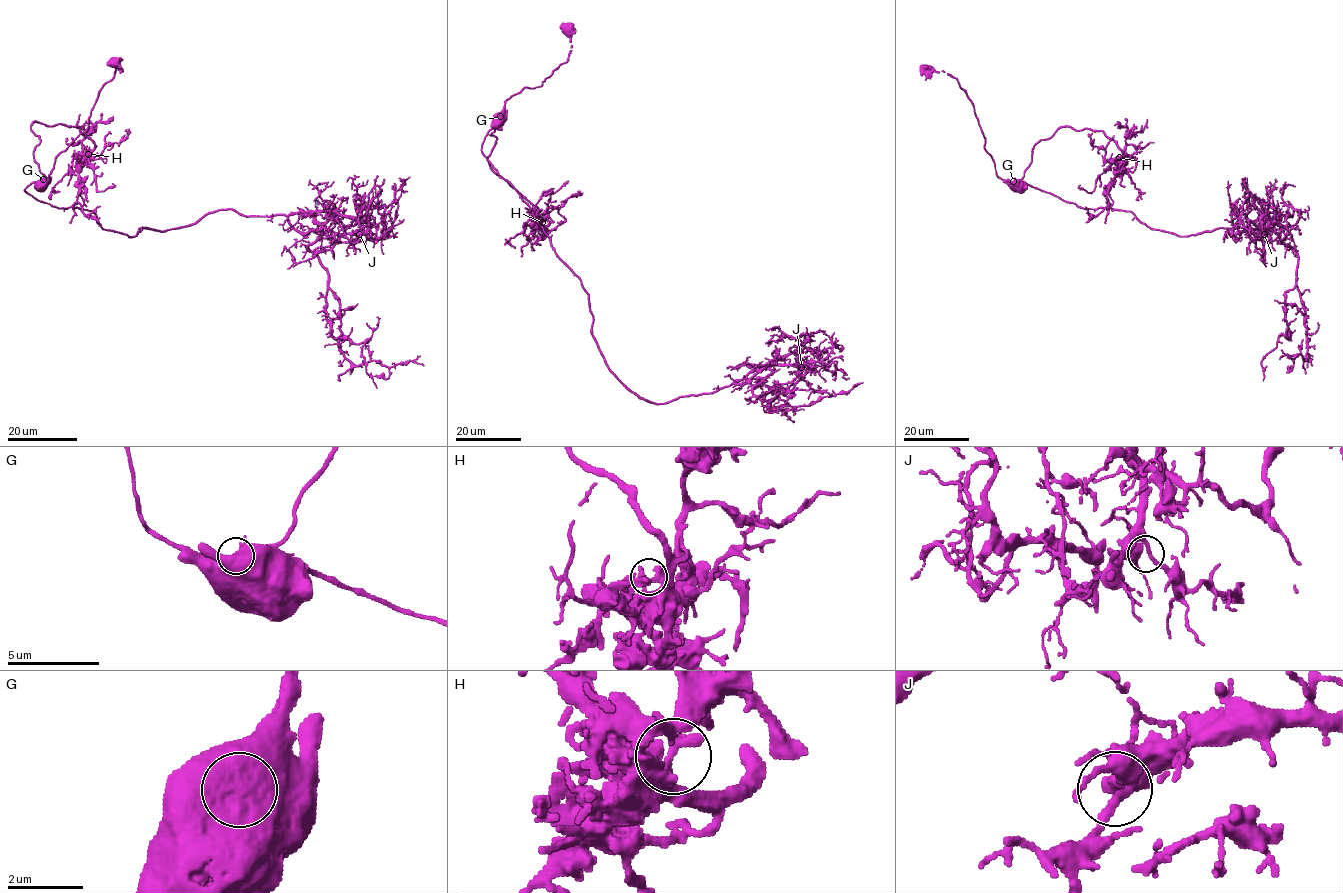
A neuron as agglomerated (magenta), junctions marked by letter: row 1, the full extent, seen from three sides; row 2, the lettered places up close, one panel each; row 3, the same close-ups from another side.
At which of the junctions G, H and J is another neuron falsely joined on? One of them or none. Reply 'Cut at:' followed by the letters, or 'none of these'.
Cut at: G

